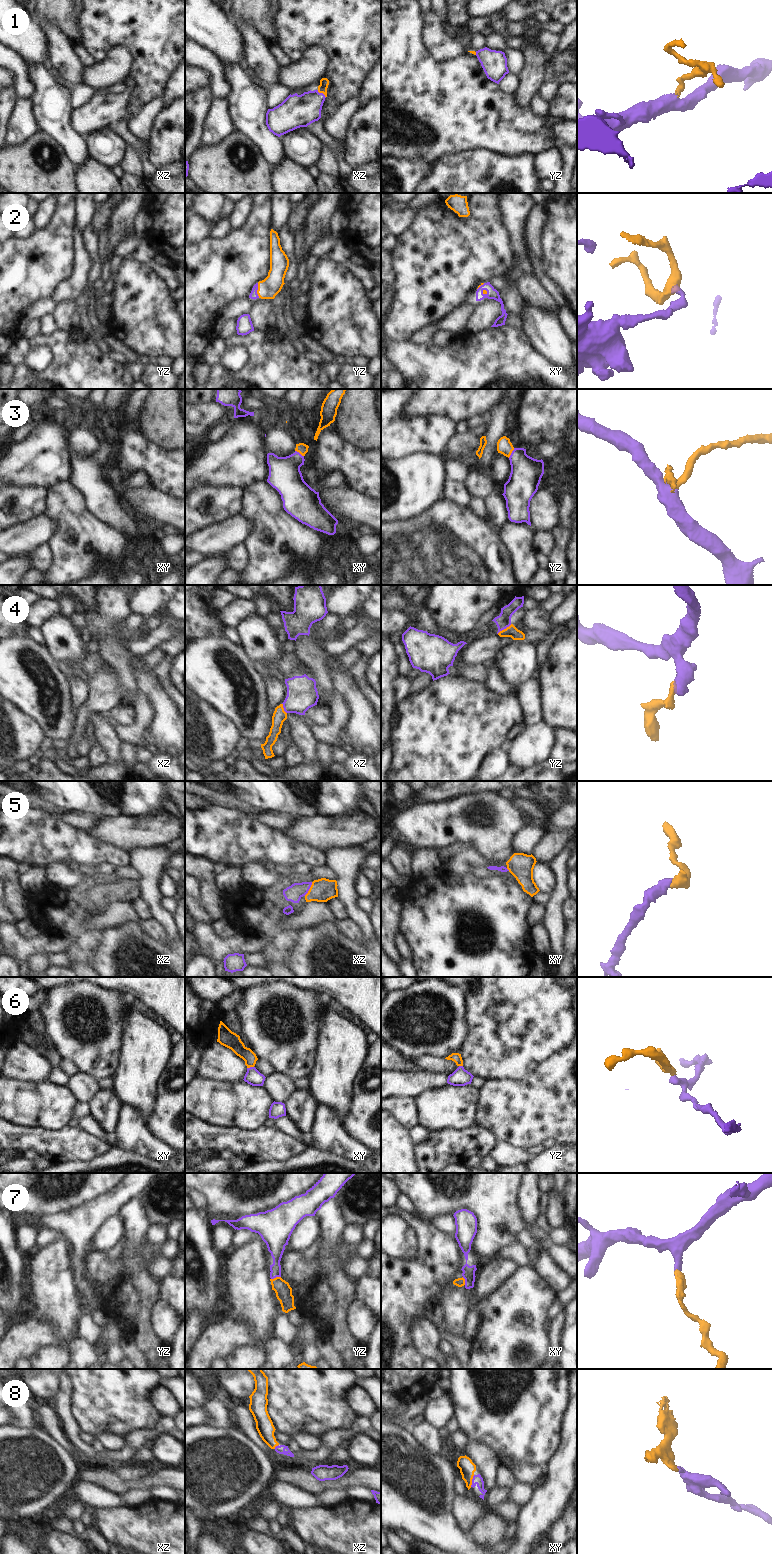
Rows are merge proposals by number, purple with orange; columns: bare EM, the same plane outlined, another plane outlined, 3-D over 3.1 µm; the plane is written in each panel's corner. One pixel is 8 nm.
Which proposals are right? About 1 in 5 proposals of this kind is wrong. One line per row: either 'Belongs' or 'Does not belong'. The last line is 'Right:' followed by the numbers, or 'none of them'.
1: Belongs
2: Belongs
3: Belongs
4: Belongs
5: Belongs
6: Belongs
7: Belongs
8: Belongs
Right: 1, 2, 3, 4, 5, 6, 7, 8

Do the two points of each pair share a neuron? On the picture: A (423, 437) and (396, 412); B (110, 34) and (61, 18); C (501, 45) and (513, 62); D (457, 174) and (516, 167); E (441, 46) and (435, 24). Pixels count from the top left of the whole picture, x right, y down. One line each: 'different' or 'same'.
A: same
B: different
C: same
D: same
E: same

